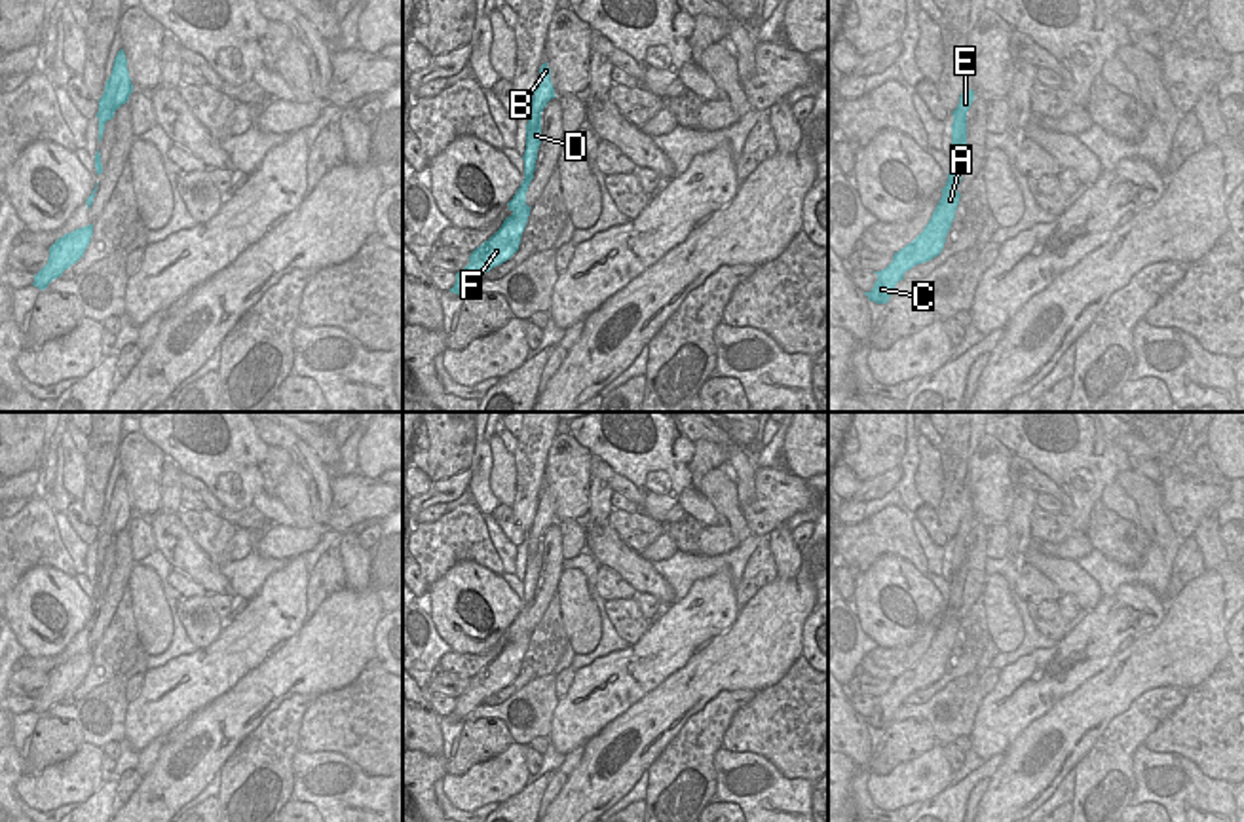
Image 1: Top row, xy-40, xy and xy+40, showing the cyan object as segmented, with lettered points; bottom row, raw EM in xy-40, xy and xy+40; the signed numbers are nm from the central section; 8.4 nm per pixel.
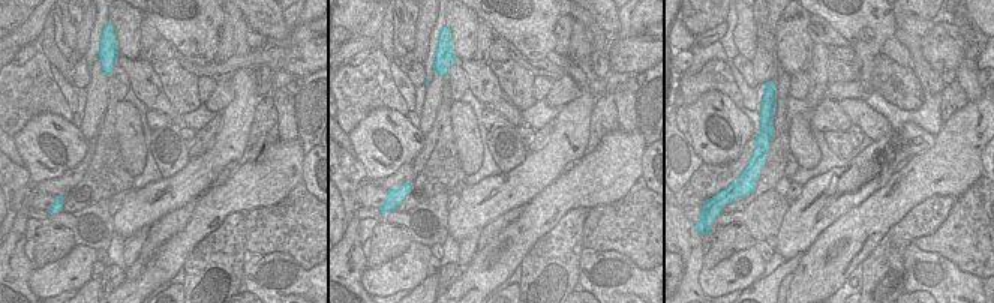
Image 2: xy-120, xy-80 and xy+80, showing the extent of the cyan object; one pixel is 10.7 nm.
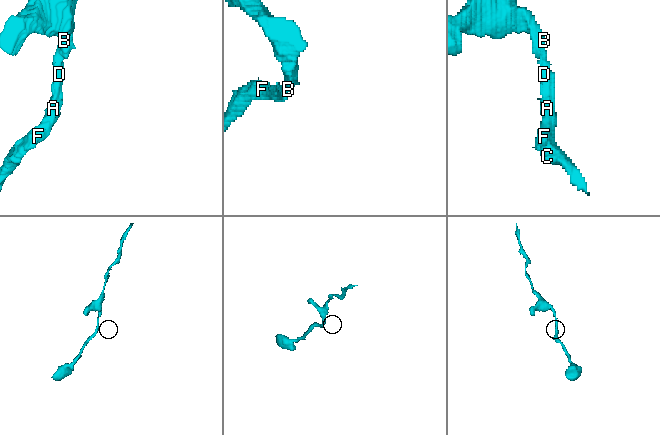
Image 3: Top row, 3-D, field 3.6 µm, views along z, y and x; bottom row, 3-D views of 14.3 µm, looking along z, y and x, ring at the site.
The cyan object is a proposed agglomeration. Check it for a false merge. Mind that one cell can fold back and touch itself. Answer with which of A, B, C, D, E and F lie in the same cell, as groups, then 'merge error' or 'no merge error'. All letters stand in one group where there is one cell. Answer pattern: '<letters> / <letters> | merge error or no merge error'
A B C D E F | no merge error

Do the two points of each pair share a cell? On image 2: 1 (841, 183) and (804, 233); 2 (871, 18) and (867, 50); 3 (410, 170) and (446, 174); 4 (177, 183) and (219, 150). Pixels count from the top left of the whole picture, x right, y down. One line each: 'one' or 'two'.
1: one
2: one
3: two
4: one

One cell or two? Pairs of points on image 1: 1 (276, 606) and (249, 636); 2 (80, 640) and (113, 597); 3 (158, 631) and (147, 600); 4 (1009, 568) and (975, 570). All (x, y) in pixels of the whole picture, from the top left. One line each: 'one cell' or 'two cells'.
1: one cell
2: one cell
3: one cell
4: two cells

